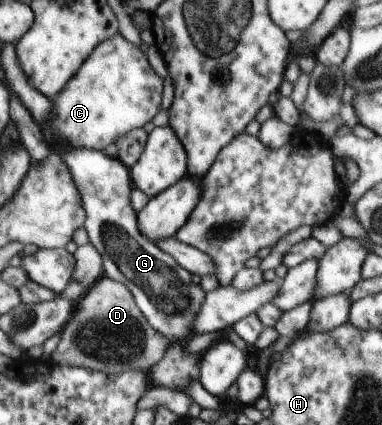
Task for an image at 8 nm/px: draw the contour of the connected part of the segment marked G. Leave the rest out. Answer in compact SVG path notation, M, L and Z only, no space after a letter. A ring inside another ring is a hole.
M52 145L52 150L56 151L68 165L78 192L81 194L85 210L83 226L88 233L89 241L102 256L104 274L125 284L126 288L130 289L138 308L160 334L167 336L170 340L188 341L192 337L193 320L198 314L206 293L193 284L192 273L182 268L170 253L165 253L156 243L148 240L139 231L137 212L130 205L130 192L134 187L129 168L120 159L108 157L102 151L80 147L68 150L68 146L70 145Z

